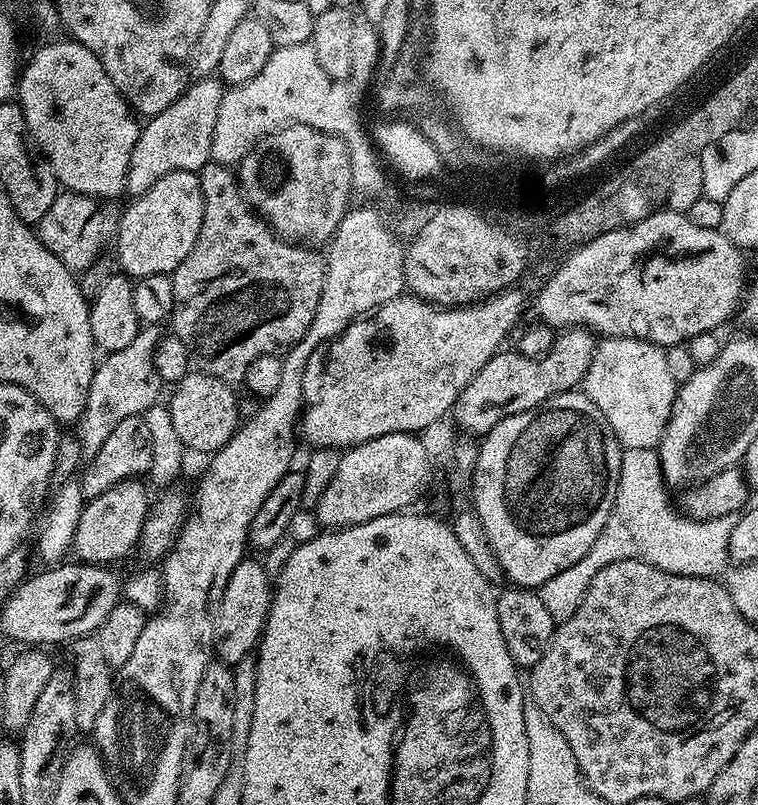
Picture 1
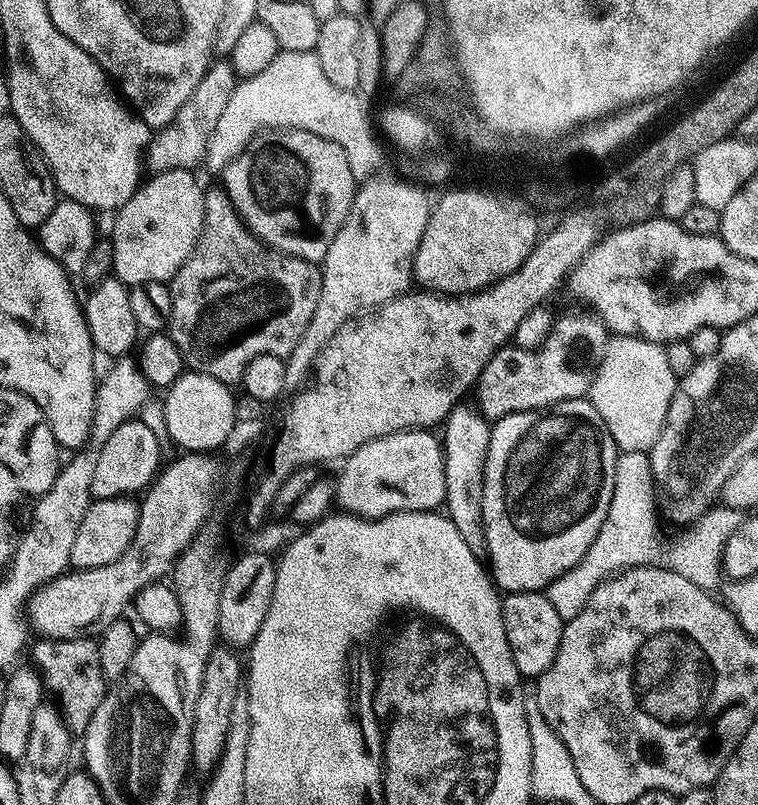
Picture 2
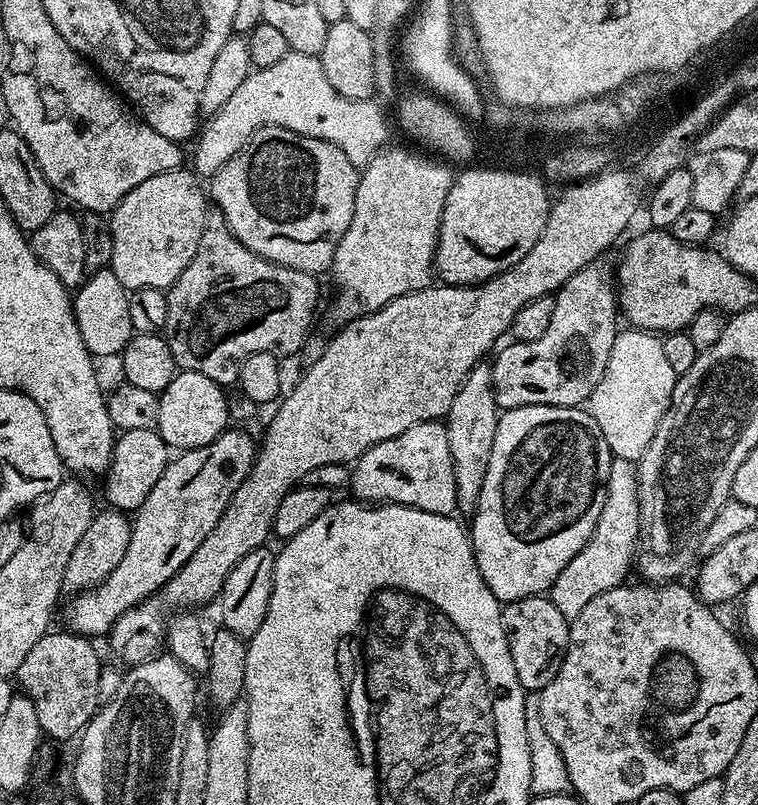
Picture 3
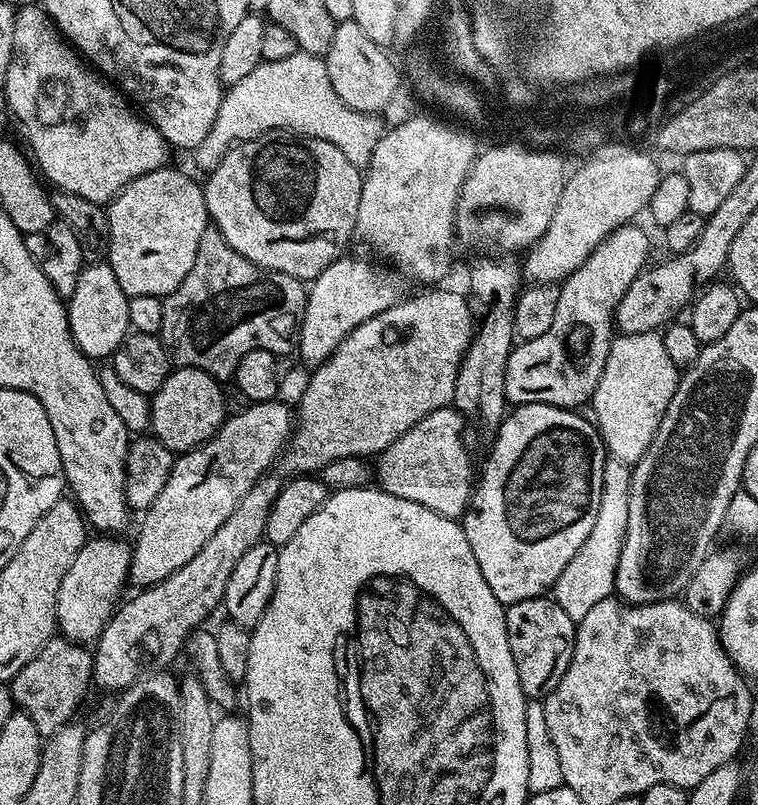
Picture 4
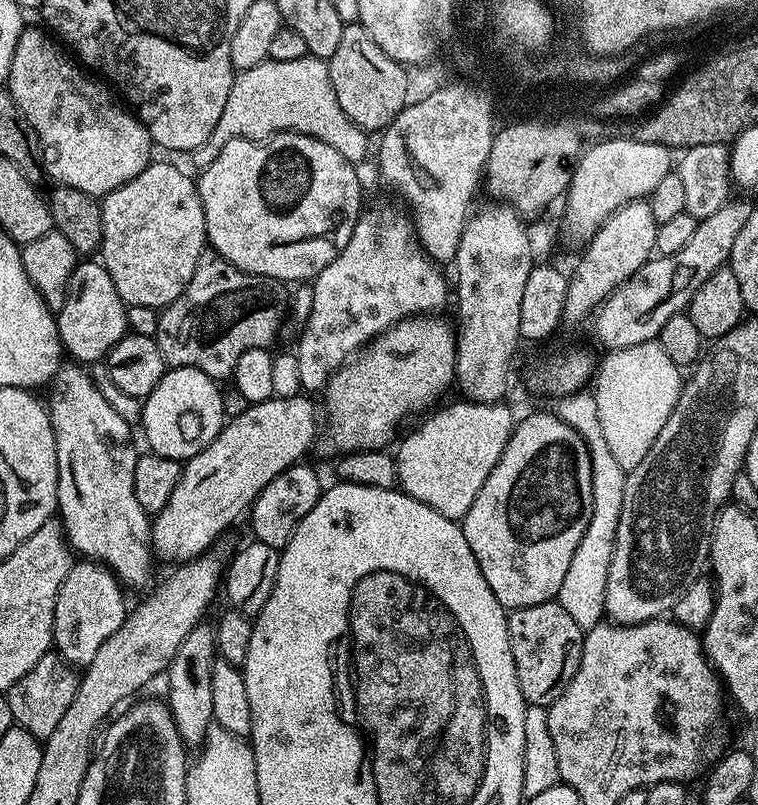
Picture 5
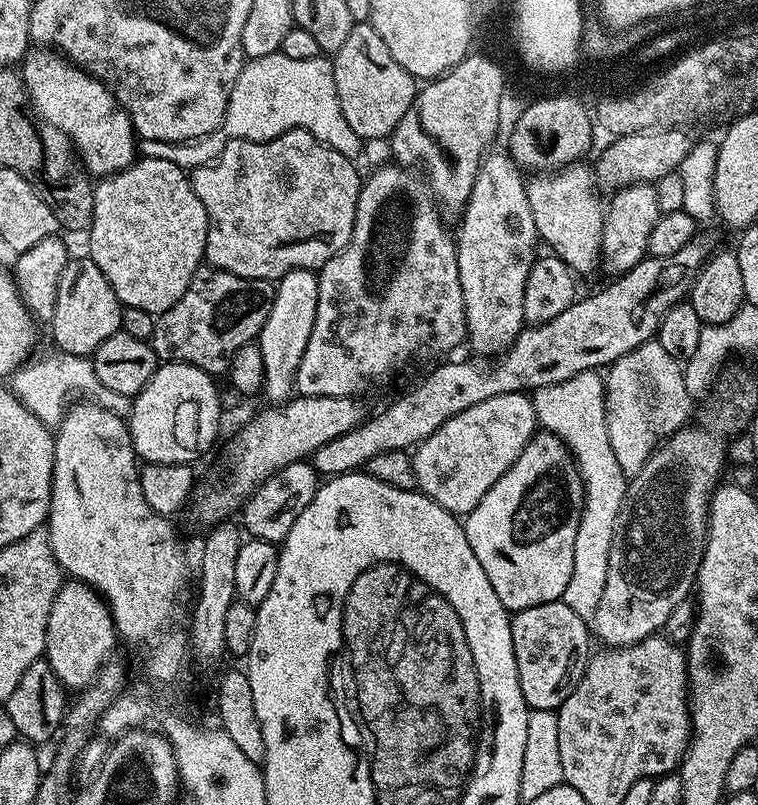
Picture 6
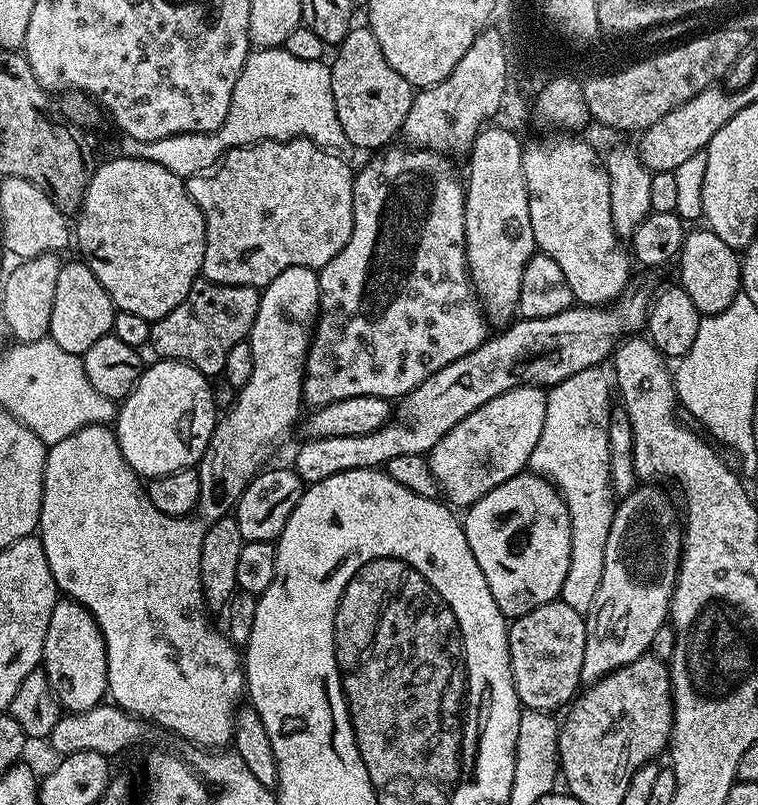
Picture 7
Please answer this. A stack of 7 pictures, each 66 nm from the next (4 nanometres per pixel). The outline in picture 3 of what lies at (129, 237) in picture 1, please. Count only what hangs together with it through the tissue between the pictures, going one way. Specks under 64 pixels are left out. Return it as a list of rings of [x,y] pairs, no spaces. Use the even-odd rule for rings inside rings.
[[[184,166],[172,172],[154,174],[141,185],[134,186],[111,213],[114,254],[110,267],[118,274],[118,282],[122,282],[124,288],[167,290],[182,270],[190,266],[209,210],[205,189],[203,192],[199,183],[195,171]]]

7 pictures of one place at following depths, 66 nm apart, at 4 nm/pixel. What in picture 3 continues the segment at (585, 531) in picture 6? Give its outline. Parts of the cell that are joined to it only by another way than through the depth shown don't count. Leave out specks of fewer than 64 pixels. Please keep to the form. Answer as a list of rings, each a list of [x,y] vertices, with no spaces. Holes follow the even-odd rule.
[[[613,459],[606,486],[606,502],[602,506],[602,514],[598,514],[598,526],[586,546],[582,546],[582,550],[578,550],[578,554],[574,554],[574,558],[570,558],[570,563],[562,569],[562,574],[554,578],[550,599],[569,622],[578,618],[583,608],[598,598],[598,594],[606,594],[606,590],[614,590],[625,583],[629,579],[628,571],[633,571],[640,543],[639,478],[640,473],[633,461]]]

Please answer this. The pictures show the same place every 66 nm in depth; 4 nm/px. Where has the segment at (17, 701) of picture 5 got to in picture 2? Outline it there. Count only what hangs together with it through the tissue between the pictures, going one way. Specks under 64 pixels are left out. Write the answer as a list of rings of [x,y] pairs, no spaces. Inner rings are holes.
[[[87,636],[70,638],[69,640],[37,639],[37,644],[31,645],[32,660],[40,679],[43,680],[45,689],[50,693],[51,699],[58,705],[66,726],[73,734],[82,734],[90,726],[90,718],[94,718],[94,710],[104,701],[106,695],[106,681],[102,672],[102,664],[99,662],[99,646],[95,639]]]

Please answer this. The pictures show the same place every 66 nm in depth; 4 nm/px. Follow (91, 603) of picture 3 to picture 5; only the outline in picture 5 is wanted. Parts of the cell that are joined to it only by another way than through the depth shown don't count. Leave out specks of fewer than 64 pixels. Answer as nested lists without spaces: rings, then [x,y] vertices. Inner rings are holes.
[[[277,394],[266,402],[247,405],[245,412],[225,423],[210,446],[183,461],[170,502],[152,520],[152,551],[159,559],[187,562],[203,556],[243,512],[245,515],[251,509],[264,487],[282,470],[307,457],[308,447],[318,440],[316,408],[307,395],[299,395]]]

